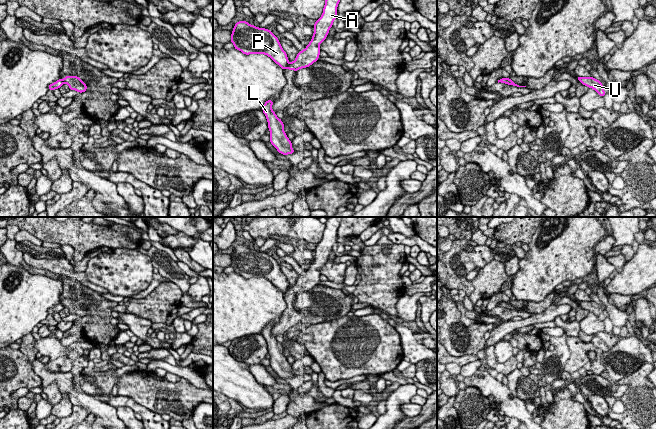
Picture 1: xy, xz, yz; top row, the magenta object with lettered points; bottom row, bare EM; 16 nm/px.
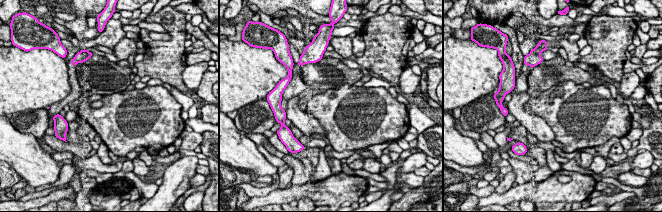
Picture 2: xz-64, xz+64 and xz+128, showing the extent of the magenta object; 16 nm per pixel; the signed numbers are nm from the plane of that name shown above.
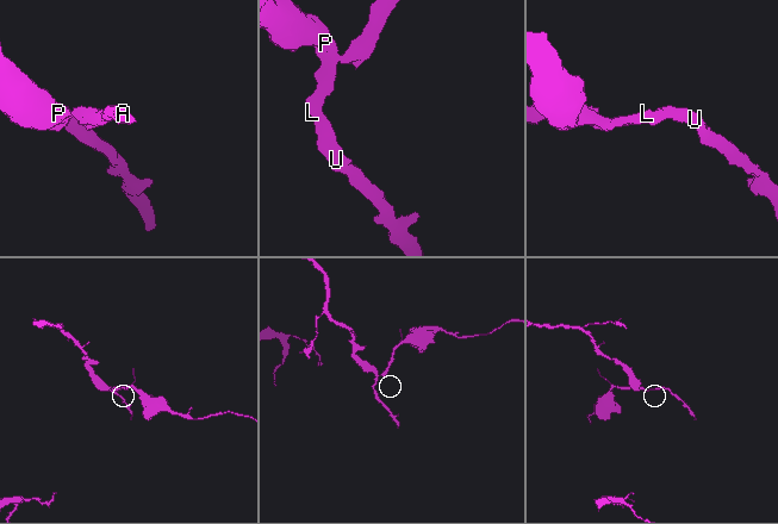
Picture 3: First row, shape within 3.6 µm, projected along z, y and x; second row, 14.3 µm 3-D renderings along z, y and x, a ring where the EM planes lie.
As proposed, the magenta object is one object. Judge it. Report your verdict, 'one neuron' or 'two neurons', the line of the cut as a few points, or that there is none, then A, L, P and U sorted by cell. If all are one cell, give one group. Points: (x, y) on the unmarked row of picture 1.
two neurons; cut in xz along (289, 287), (286, 291); A / L P U

